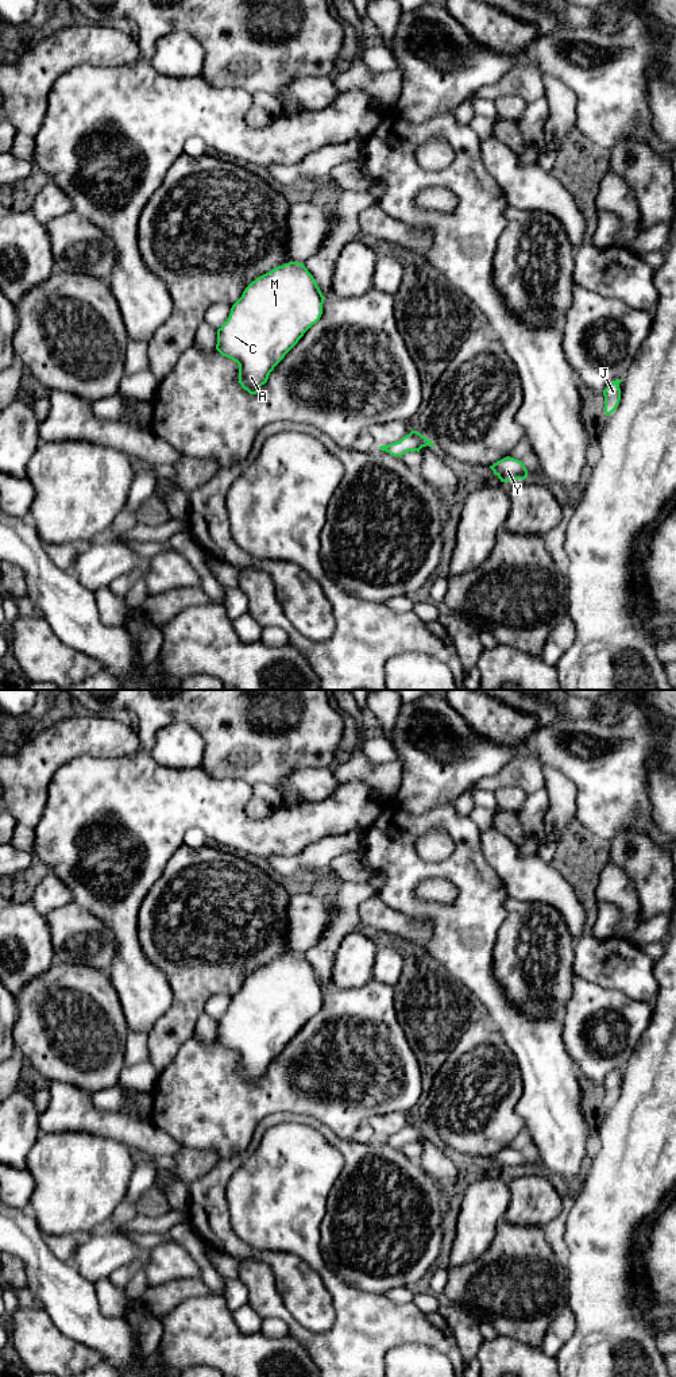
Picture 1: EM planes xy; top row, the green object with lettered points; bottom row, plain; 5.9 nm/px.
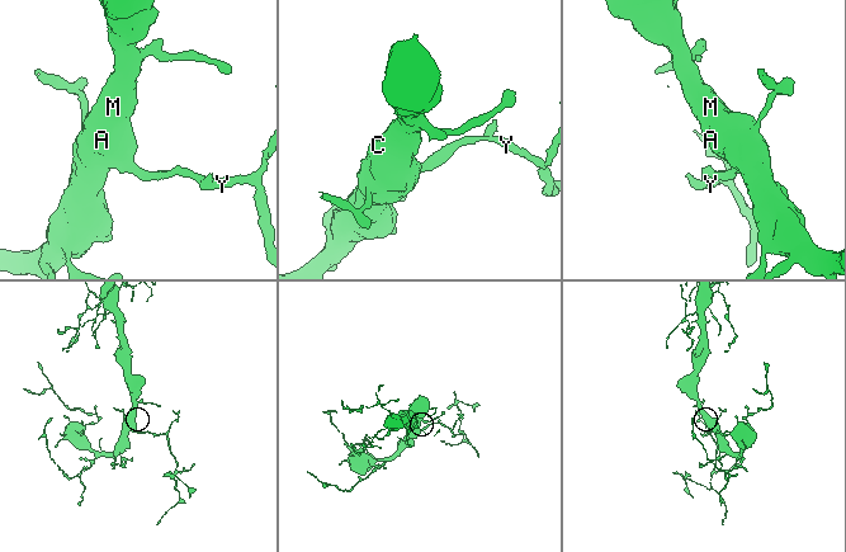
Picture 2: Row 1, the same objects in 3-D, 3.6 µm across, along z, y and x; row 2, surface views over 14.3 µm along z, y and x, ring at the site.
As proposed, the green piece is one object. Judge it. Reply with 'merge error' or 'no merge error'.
no merge error

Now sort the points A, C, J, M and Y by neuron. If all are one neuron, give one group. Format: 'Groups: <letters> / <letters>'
Groups: A C J M Y

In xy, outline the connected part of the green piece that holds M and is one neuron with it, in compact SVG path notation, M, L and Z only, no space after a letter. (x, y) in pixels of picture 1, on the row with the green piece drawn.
M289 262L258 277L232 305L229 317L217 329L216 350L239 364L239 383L250 394L256 394L269 379L274 367L298 343L304 333L316 324L322 315L324 296L313 275L304 263Z

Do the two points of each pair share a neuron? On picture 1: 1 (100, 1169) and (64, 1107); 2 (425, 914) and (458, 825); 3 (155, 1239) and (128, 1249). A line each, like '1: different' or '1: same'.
1: different
2: same
3: different

